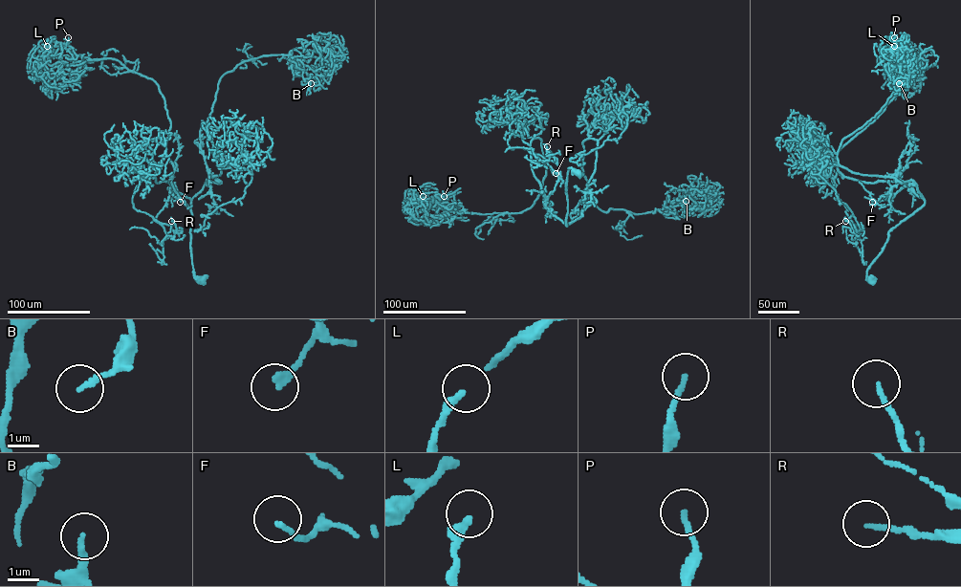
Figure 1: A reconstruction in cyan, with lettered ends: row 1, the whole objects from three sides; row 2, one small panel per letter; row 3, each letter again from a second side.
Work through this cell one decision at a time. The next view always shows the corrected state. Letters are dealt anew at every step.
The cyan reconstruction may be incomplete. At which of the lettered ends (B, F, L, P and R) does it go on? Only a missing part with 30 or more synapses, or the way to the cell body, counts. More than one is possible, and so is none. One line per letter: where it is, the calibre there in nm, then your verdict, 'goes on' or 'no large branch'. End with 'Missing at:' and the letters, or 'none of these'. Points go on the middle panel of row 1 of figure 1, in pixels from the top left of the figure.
B: place (686, 201); calibre 170 nm; no large branch
F: place (556, 173); calibre 180 nm; goes on
L: place (423, 196); calibre 280 nm; no large branch
P: place (444, 196); calibre 160 nm; no large branch
R: place (547, 146); calibre 140 nm; no large branch
Missing at: F

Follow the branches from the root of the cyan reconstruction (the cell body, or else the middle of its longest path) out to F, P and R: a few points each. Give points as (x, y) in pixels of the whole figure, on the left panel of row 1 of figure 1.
F: (202, 281), (194, 273), (190, 251), (190, 200), (171, 184), (170, 193), (183, 199), (180, 202)
P: (202, 281), (190, 251), (190, 200), (155, 179), (170, 127), (159, 86), (116, 59), (72, 54), (68, 37)
R: (202, 281), (190, 251), (190, 200), (146, 172), (133, 206), (173, 236), (171, 221)

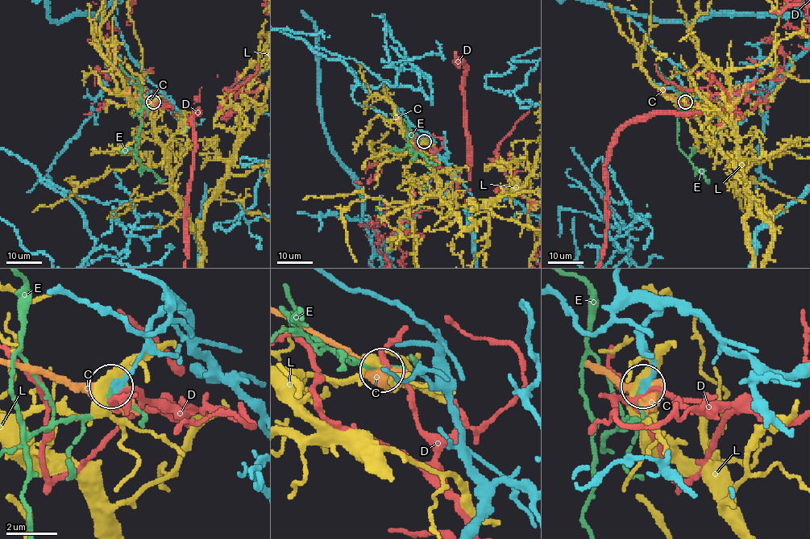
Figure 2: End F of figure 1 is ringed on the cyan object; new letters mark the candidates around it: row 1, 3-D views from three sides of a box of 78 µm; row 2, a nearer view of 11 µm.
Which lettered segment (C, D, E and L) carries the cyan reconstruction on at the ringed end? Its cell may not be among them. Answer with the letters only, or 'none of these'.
E

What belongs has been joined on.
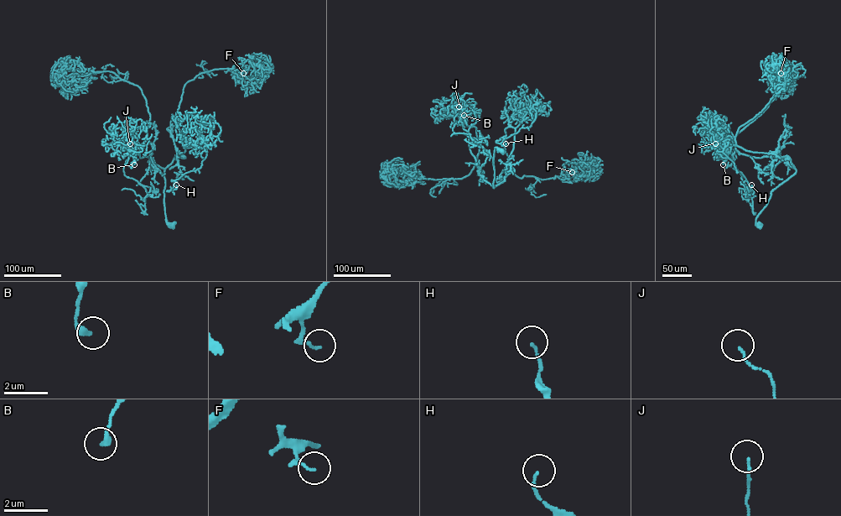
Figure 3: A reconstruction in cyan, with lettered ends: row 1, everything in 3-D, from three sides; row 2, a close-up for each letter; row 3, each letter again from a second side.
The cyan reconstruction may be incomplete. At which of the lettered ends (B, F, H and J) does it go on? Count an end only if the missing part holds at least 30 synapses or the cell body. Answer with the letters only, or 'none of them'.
none of them

